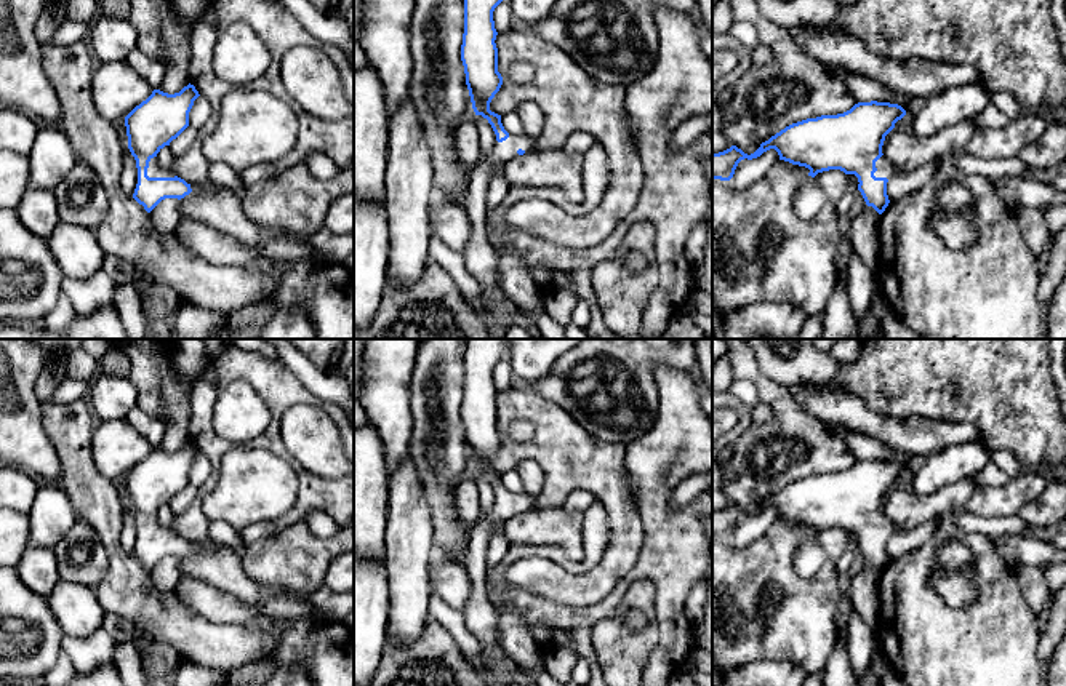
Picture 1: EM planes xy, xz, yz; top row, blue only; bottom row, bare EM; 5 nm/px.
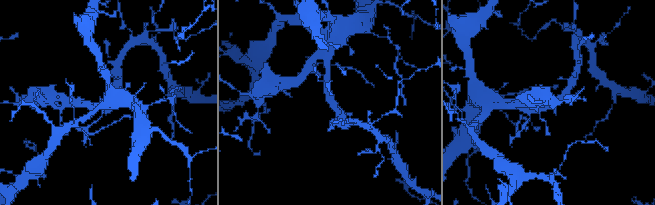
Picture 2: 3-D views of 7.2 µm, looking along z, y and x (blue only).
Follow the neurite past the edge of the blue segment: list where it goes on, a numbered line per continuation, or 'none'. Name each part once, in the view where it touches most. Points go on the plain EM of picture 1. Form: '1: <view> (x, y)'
1: xy (154, 528)

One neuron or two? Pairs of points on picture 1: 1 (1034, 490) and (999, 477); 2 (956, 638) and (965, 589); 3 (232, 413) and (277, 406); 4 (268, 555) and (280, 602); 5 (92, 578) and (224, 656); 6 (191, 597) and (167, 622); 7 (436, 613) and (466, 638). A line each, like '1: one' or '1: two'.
1: two
2: two
3: two
4: two
5: two
6: two
7: one

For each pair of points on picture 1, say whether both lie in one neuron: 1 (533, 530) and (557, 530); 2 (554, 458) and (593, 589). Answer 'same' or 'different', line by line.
1: same
2: same

